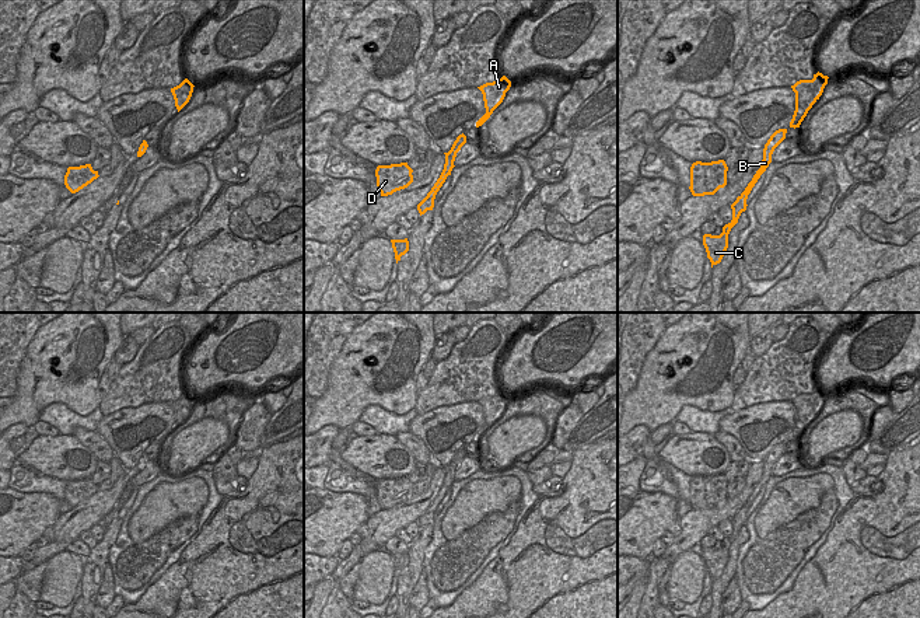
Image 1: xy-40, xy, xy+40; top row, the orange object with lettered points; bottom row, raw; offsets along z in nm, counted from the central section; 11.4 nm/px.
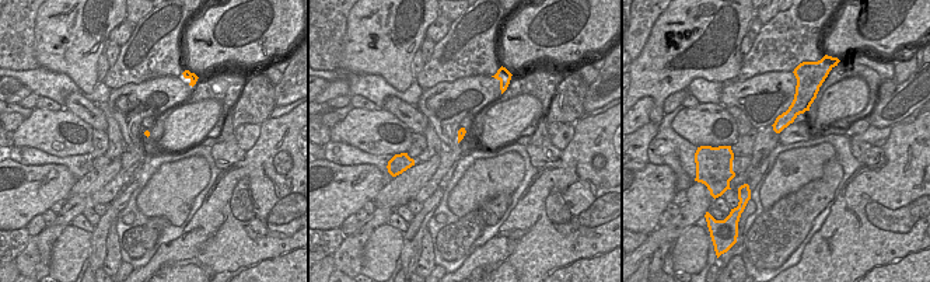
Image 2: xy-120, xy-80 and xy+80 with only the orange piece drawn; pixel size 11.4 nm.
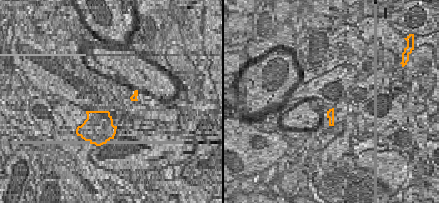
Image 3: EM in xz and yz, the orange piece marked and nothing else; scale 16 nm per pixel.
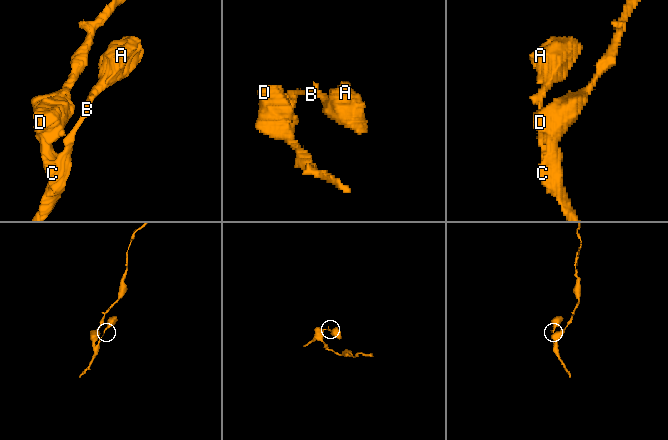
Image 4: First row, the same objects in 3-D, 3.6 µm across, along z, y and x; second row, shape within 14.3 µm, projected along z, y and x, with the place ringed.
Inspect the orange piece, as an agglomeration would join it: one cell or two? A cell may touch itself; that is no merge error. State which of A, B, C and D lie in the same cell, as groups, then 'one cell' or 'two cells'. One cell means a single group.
A B C D | one cell

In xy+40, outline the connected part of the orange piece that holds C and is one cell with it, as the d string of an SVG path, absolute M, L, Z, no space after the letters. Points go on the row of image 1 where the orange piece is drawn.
M787 129L776 130L763 149L763 160L760 168L753 175L752 181L748 184L745 191L737 198L737 200L731 205L732 209L732 220L723 227L723 233L720 235L704 234L703 245L707 252L707 258L711 262L711 268L721 262L727 248L728 248L728 234L731 228L738 223L738 219L742 212L746 210L746 199L751 193L752 188L760 178L760 175L766 171L769 164L772 163L772 154L774 149L786 139Z

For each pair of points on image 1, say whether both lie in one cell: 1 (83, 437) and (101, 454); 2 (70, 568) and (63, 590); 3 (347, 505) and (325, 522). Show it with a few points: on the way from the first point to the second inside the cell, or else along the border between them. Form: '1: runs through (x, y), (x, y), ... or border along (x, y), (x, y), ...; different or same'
1: runs through (87, 439), (98, 450); same
2: runs through (65, 573), (63, 585); same
3: runs through (342, 510), (331, 517); same

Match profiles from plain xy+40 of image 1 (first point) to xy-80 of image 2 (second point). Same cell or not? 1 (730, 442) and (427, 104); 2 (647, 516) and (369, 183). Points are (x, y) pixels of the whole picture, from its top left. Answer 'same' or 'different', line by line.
1: different
2: same

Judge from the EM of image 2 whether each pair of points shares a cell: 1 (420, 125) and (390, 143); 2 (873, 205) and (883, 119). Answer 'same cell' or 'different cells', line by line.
1: different cells
2: different cells

